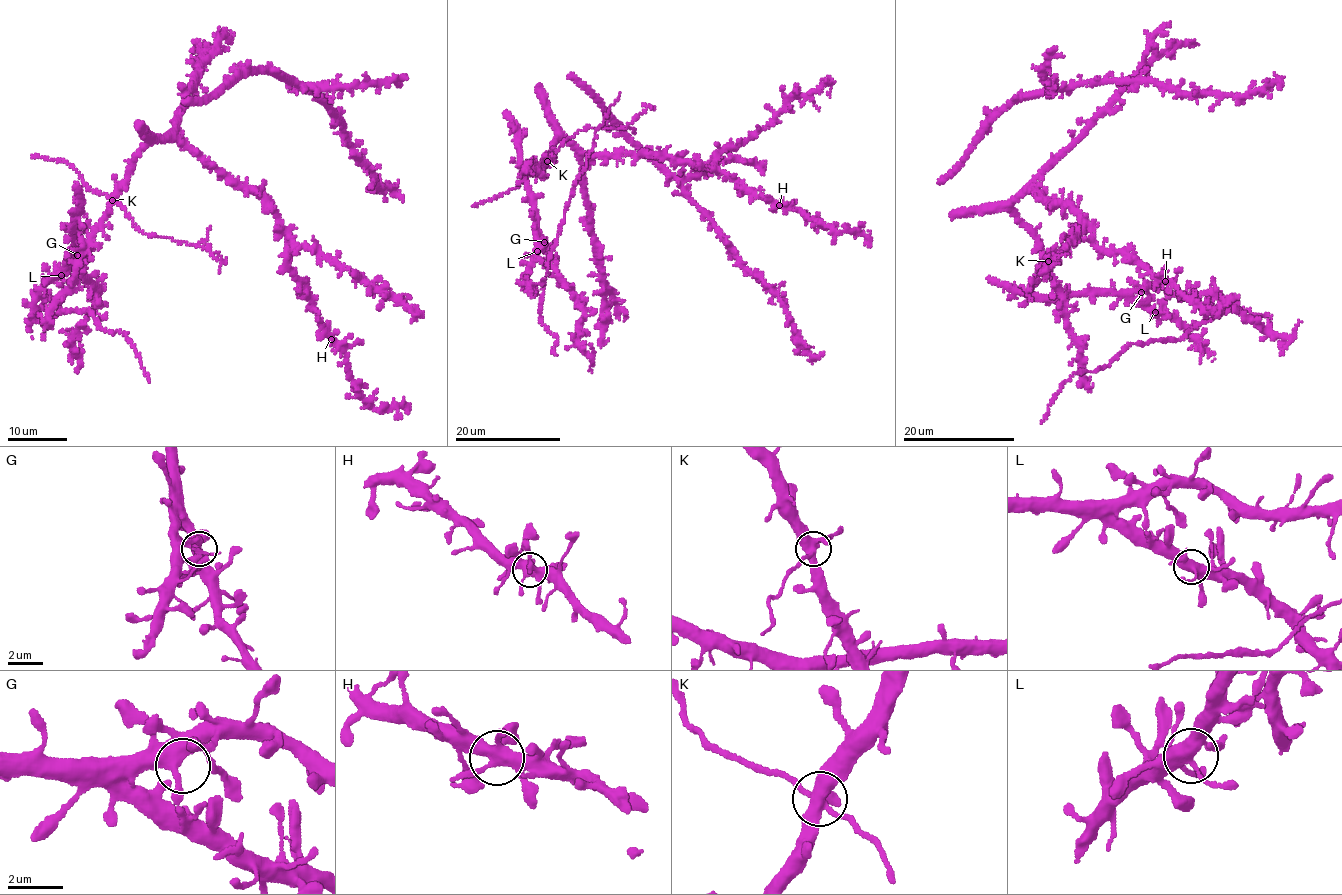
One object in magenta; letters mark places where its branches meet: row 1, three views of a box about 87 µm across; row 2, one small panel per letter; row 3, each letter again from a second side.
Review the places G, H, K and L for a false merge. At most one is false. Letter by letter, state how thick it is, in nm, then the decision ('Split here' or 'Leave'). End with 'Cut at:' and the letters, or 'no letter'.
G: Thickness 400 nm. Leave
H: Thickness 420 nm. Leave
K: Thickness 440 nm. Split here
L: Thickness 440 nm. Leave
Cut at: K

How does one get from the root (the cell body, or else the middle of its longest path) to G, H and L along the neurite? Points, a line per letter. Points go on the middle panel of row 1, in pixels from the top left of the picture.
G: (557, 126), (554, 154), (524, 172), (535, 230), (544, 242)
H: (557, 126), (586, 152), (603, 156), (626, 153), (675, 157), (706, 169), (714, 166), (779, 205)
L: (557, 126), (558, 140), (553, 146), (554, 154), (525, 173), (535, 213), (537, 251)

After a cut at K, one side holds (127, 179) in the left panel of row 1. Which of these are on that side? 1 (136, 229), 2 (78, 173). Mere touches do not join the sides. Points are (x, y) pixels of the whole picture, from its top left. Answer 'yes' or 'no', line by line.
1: no
2: no

